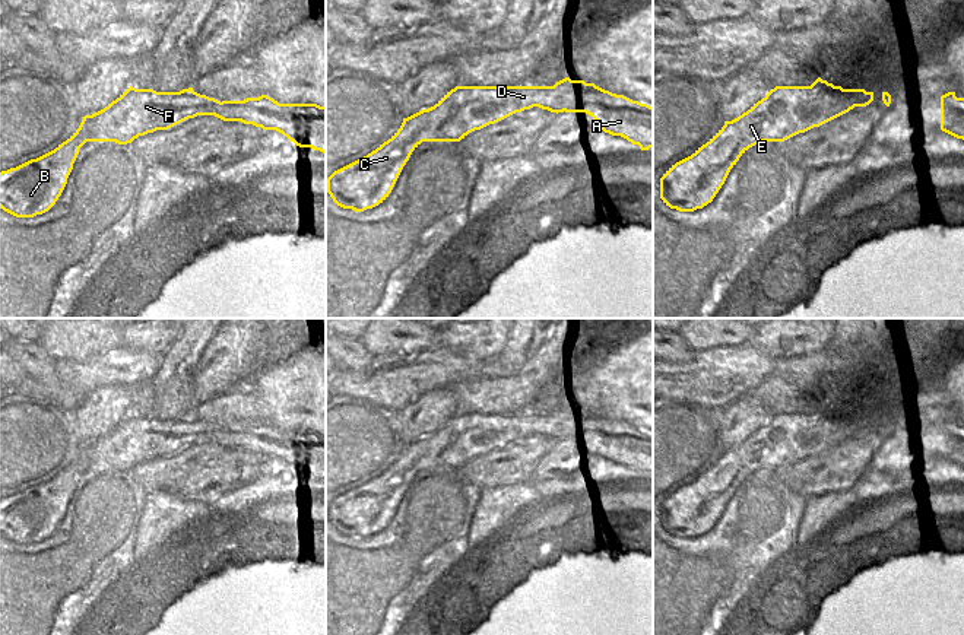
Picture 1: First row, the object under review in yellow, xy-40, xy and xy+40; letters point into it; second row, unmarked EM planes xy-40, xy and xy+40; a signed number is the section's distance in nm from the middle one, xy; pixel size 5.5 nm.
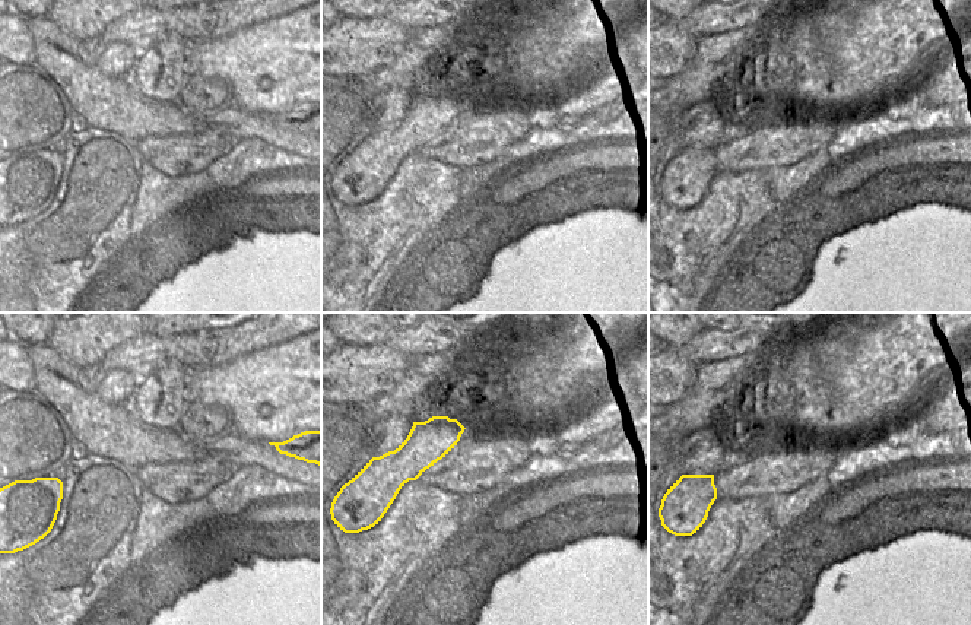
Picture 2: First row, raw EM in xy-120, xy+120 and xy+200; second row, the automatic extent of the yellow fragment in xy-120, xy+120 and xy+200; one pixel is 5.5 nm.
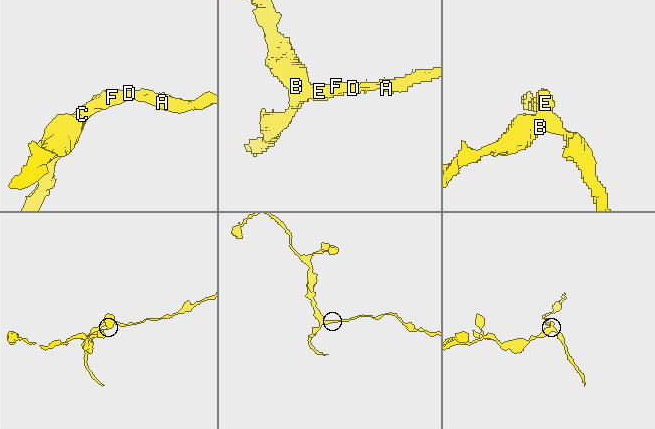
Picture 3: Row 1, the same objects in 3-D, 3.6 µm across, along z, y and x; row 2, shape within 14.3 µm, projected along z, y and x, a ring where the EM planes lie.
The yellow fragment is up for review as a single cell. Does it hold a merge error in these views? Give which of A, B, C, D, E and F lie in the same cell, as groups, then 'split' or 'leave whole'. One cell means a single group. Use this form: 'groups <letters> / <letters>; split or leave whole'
groups A B C D E F; leave whole

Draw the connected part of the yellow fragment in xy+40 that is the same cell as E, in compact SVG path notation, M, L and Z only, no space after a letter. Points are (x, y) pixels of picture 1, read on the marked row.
M821 77L811 86L776 86L746 112L724 121L691 156L672 165L660 178L660 199L679 212L703 209L749 147L784 142L872 101L873 92L843 89Z

